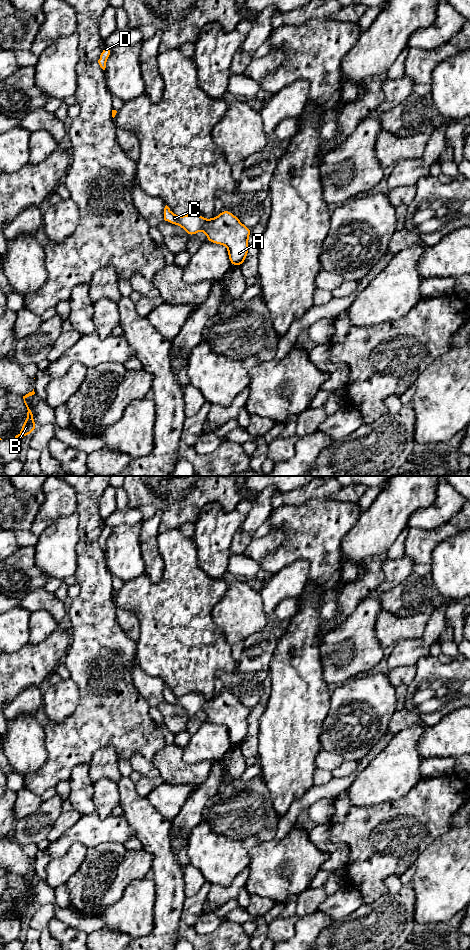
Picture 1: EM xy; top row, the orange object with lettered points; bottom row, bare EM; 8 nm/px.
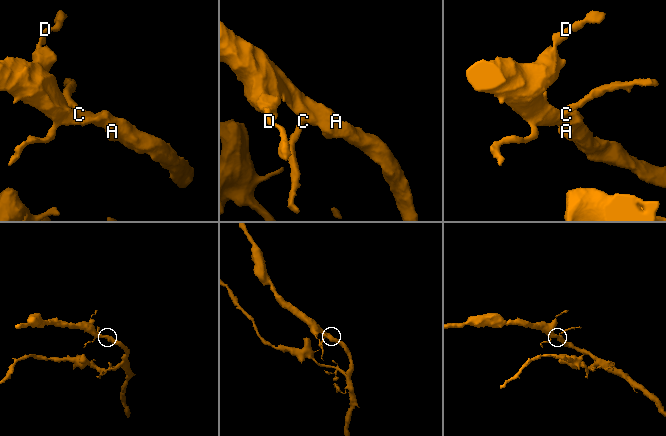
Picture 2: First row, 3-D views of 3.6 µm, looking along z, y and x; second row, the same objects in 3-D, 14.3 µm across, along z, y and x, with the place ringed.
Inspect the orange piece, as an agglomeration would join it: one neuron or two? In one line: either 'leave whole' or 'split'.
leave whole

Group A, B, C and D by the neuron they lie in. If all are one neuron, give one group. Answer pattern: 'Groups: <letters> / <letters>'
Groups: A B C D

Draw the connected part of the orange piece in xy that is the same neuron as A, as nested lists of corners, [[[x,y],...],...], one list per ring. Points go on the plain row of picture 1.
[[[166,685],[164,700],[181,706],[190,717],[203,710],[207,715],[207,721],[226,725],[232,746],[241,746],[248,735],[248,718],[252,709],[244,706],[235,695],[226,689],[218,697],[206,700],[195,693],[178,697]]]

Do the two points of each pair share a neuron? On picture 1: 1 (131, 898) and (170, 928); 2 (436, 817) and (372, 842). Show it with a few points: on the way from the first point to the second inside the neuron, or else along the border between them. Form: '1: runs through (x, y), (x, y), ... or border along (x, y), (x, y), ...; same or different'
1: border along (155, 892), (154, 927), (148, 934), (142, 936); different
2: runs through (420, 817), (388, 837); same

